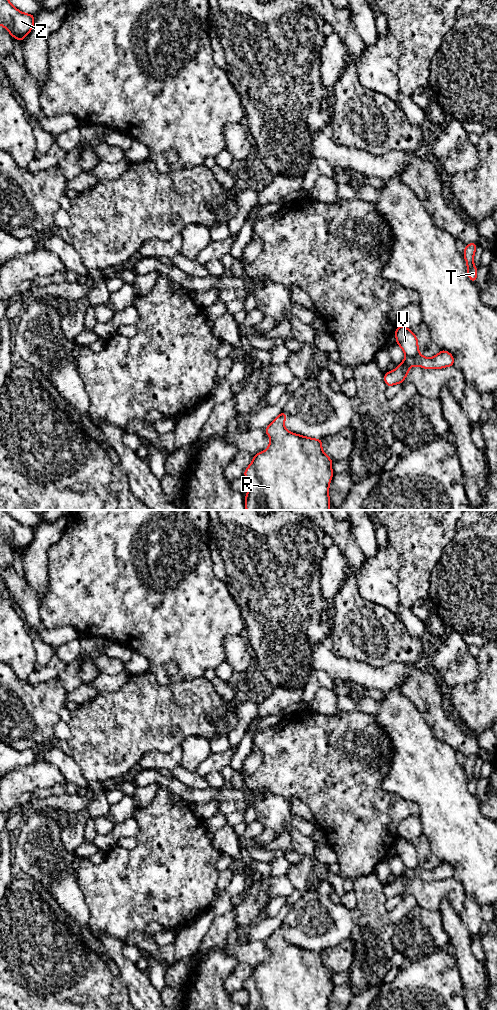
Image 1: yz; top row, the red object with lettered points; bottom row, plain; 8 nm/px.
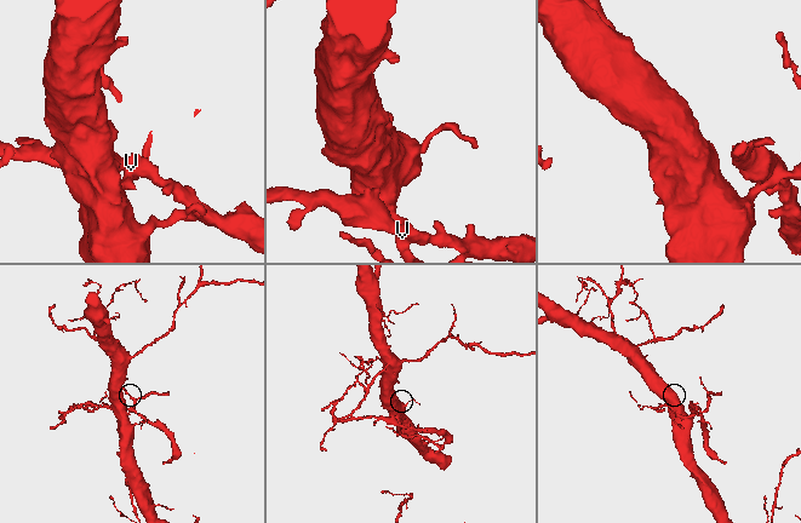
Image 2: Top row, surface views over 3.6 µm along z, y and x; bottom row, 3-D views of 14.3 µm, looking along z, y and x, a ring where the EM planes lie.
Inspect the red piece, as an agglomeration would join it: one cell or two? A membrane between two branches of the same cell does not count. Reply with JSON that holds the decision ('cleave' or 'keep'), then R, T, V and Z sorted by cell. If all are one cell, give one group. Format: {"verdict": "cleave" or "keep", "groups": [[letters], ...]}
{"verdict": "cleave", "groups": [["R", "T", "Z"], ["V"]]}

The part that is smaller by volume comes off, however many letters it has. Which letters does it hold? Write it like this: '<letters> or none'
V

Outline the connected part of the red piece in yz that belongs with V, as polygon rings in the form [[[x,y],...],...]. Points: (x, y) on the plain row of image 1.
[[[398,837],[394,845],[395,853],[407,869],[415,869],[419,866],[417,848],[409,840]]]

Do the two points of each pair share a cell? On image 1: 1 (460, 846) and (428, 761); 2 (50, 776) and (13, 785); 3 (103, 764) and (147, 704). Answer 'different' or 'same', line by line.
1: same
2: same
3: same

